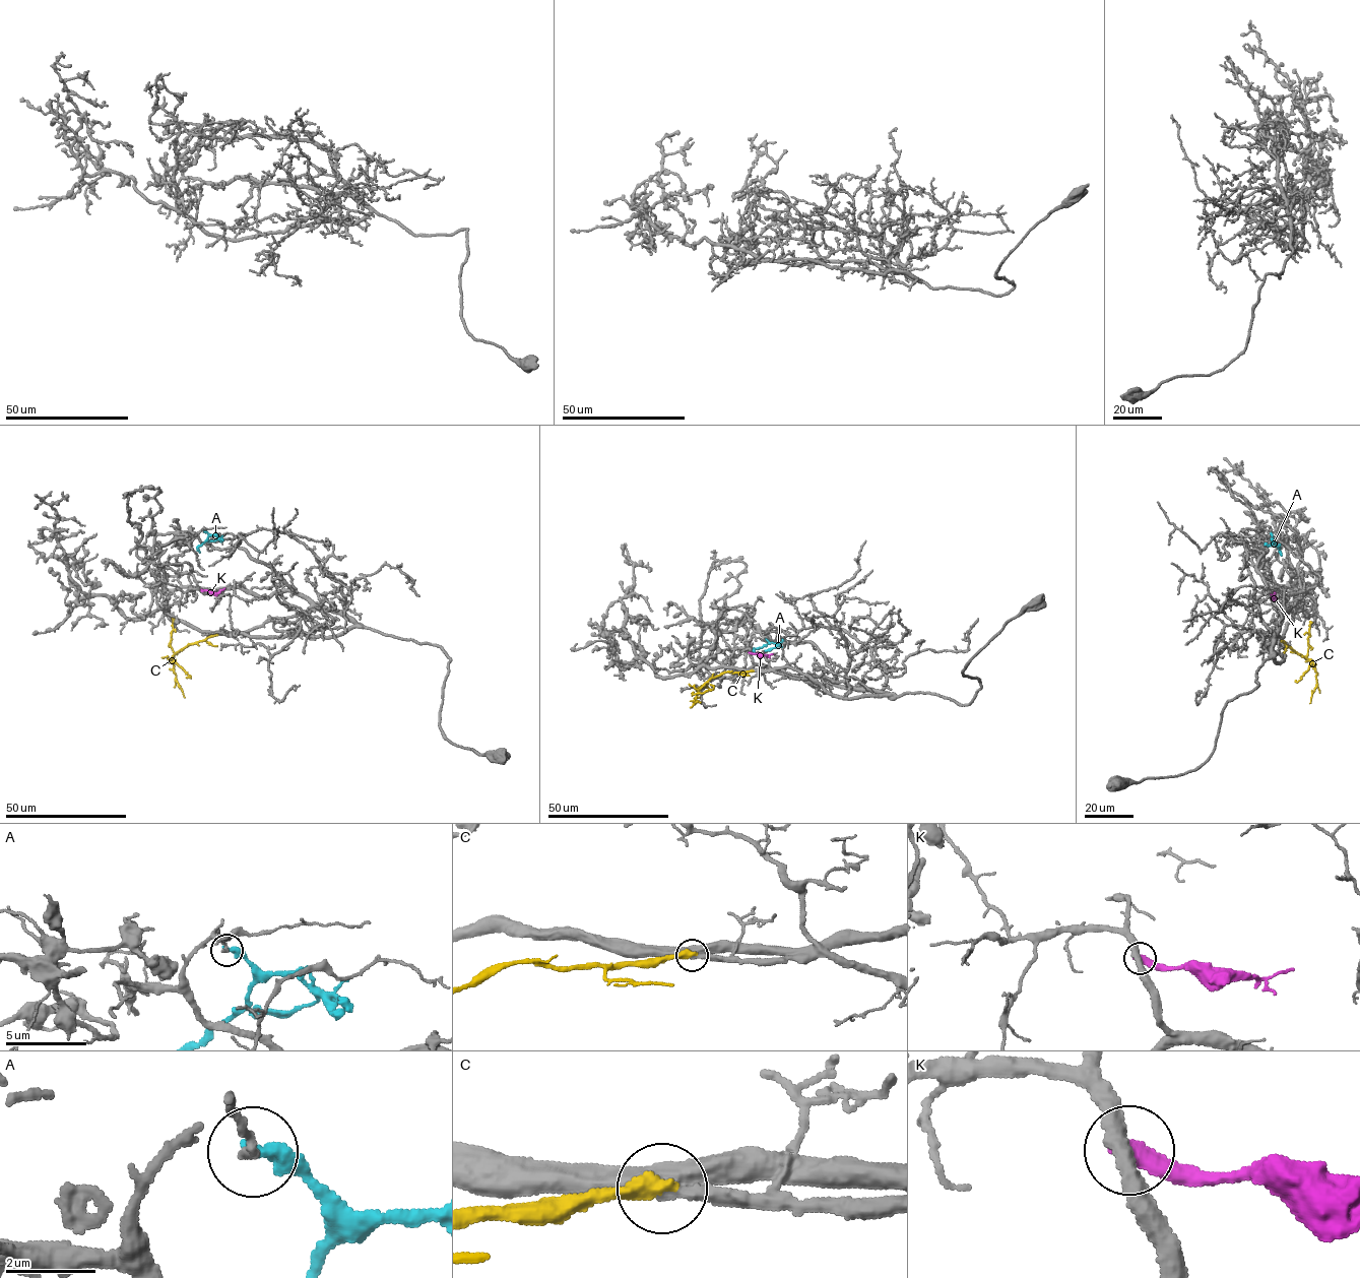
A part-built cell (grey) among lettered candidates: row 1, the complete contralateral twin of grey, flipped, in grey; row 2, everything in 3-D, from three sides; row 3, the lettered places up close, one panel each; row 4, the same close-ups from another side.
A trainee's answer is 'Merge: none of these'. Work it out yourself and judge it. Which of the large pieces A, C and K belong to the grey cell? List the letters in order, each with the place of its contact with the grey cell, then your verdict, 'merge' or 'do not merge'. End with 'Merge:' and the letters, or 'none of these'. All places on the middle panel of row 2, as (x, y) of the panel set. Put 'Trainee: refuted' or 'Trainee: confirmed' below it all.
A: (766, 639) | do not merge
C: (752, 671) | merge
K: (750, 652) | do not merge
Merge: C
Trainee: refuted

